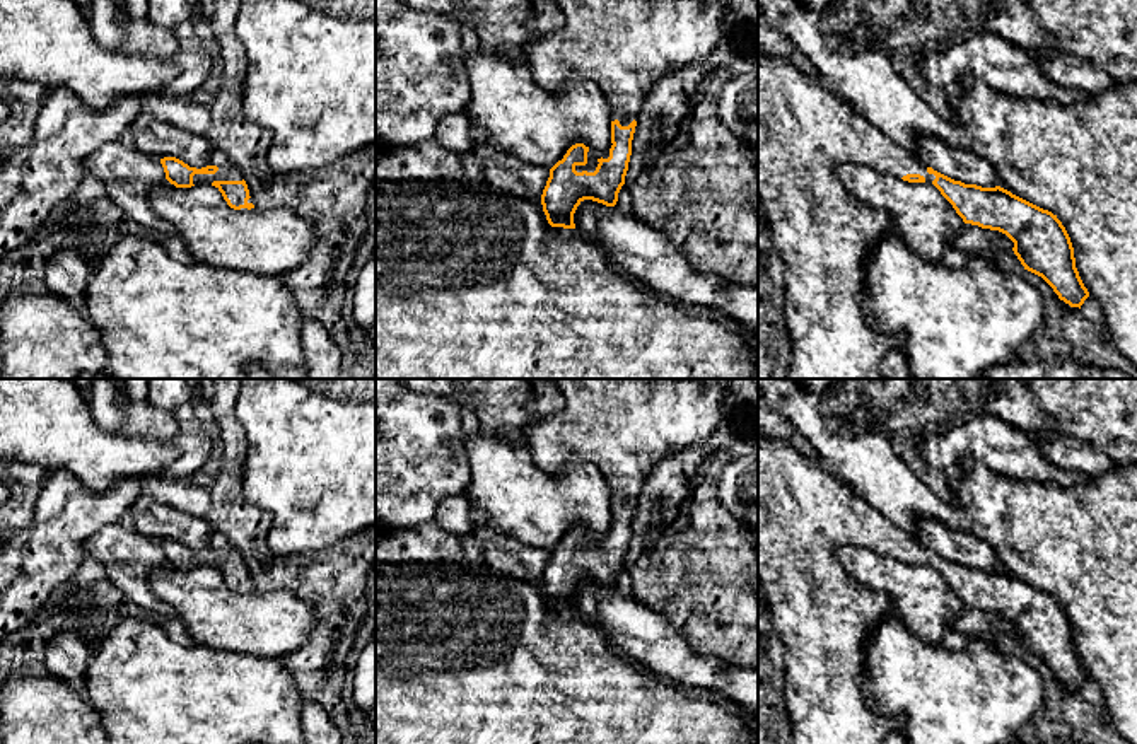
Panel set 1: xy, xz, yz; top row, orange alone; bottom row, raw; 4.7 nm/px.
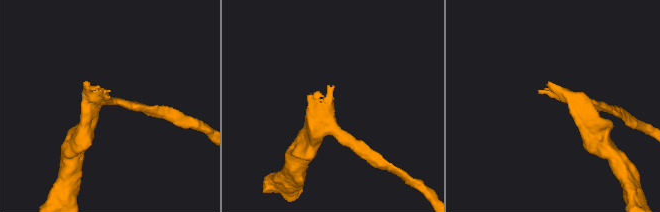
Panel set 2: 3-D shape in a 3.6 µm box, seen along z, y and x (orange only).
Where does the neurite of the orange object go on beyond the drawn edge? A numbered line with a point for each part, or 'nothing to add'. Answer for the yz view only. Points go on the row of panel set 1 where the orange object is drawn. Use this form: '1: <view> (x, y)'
1: yz (823, 234)

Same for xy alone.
1: xy (226, 173)

